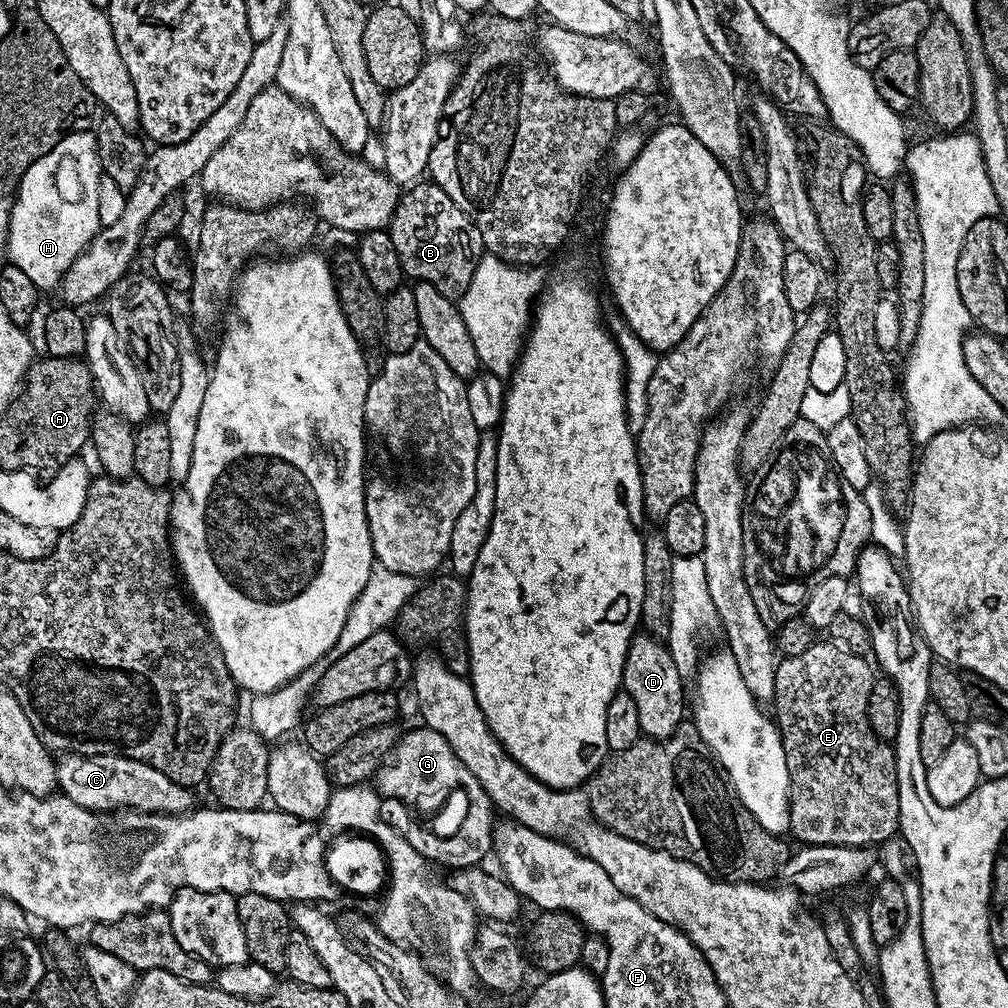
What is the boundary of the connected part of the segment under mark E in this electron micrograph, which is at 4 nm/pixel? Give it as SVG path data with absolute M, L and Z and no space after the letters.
M814 642L802 650L802 654L783 657L776 666L774 723L780 729L786 770L790 774L790 832L804 846L880 846L891 841L900 830L896 748L889 741L878 739L866 714L866 702L874 679L873 665L868 665L865 657L855 656L843 646L825 643Z

